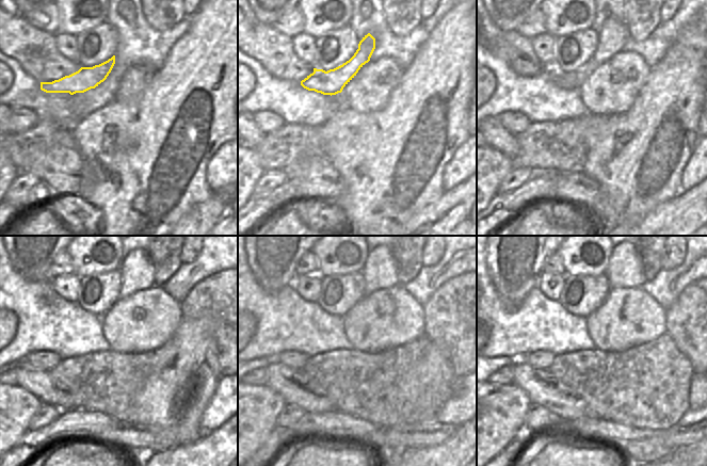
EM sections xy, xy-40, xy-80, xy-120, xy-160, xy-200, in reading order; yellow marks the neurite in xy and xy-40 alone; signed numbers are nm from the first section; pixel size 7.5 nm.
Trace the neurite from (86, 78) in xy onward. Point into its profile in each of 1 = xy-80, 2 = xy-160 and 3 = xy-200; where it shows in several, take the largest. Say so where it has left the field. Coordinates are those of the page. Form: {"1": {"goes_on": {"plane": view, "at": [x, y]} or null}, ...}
{"1": {"goes_on": {"plane": "xy-80", "at": [614, 33]}}, "2": {"goes_on": {"plane": "xy-160", "at": [380, 270]}}, "3": {"goes_on": {"plane": "xy-200", "at": [624, 269]}}}

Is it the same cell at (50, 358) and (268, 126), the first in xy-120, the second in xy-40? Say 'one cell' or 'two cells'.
one cell

